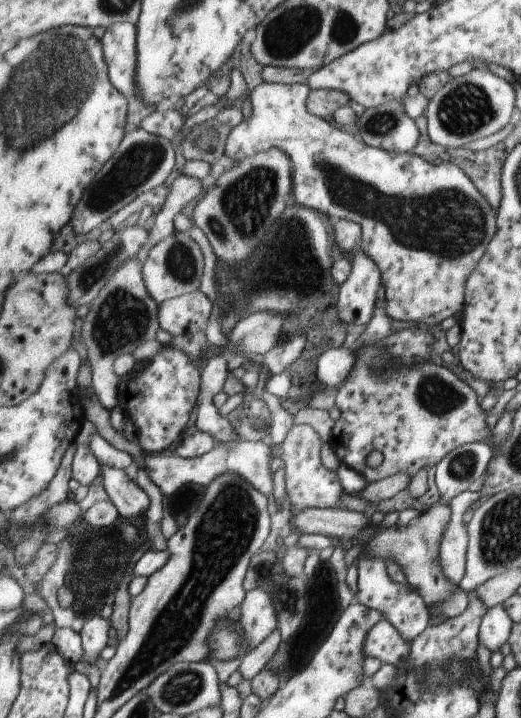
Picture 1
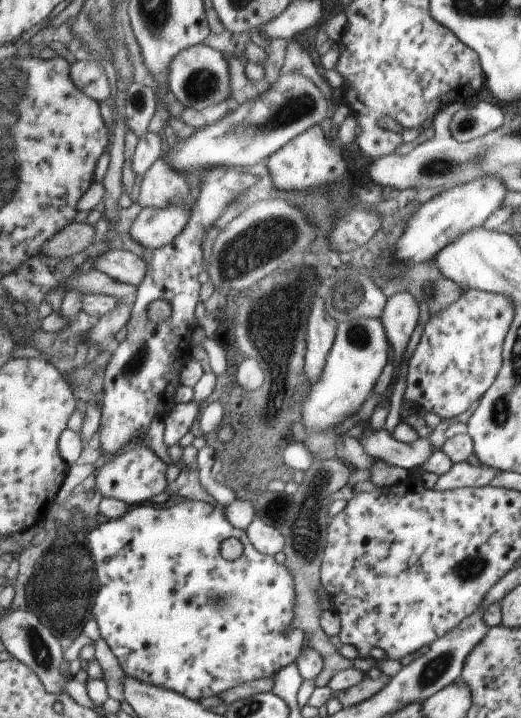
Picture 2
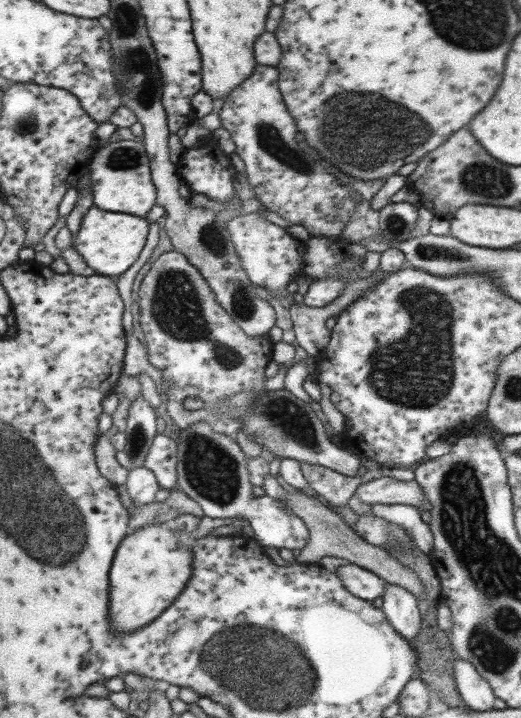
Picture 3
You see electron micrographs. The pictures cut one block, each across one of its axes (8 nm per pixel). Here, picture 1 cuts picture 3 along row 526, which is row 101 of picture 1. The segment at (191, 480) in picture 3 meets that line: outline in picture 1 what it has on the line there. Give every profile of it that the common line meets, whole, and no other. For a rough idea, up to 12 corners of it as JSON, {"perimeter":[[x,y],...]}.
{"perimeter":[[263,82],[224,142],[361,227],[389,318],[439,325],[496,229],[453,163],[367,146]]}

